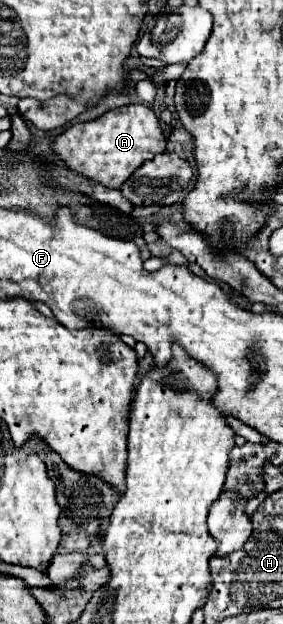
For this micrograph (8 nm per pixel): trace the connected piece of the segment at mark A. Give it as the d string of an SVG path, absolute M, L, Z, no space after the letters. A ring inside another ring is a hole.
M141 103L111 109L93 121L75 123L53 143L53 151L69 165L69 169L97 179L109 189L119 189L137 167L165 149L167 139L157 115L151 107Z

